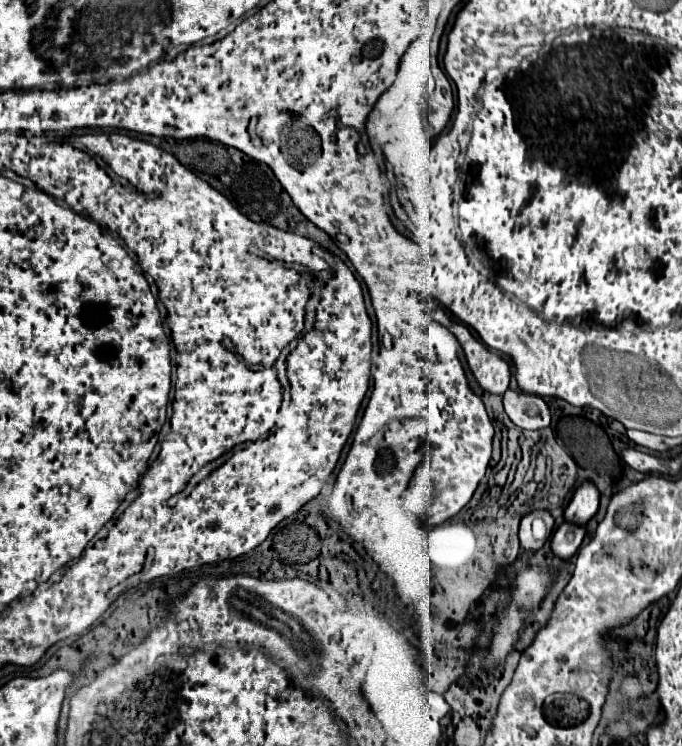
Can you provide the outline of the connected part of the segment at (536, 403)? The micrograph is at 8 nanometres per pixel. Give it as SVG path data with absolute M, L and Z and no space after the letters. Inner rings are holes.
M507 389L503 395L503 405L505 405L505 413L509 415L509 419L521 429L537 431L537 429L549 427L551 423L549 407L541 397L515 393Z

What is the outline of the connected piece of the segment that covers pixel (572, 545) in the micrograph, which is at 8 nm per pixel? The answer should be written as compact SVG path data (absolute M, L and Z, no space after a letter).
M563 521L557 531L553 533L553 541L551 541L551 549L557 557L561 559L569 559L581 545L585 537L585 527L581 525L575 525L575 523L569 523L569 521Z

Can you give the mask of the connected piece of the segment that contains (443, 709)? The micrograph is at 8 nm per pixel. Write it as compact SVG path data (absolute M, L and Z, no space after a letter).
M429 691L429 695L427 695L427 705L429 705L431 719L441 719L449 711L449 705L445 703L445 699L433 691Z

